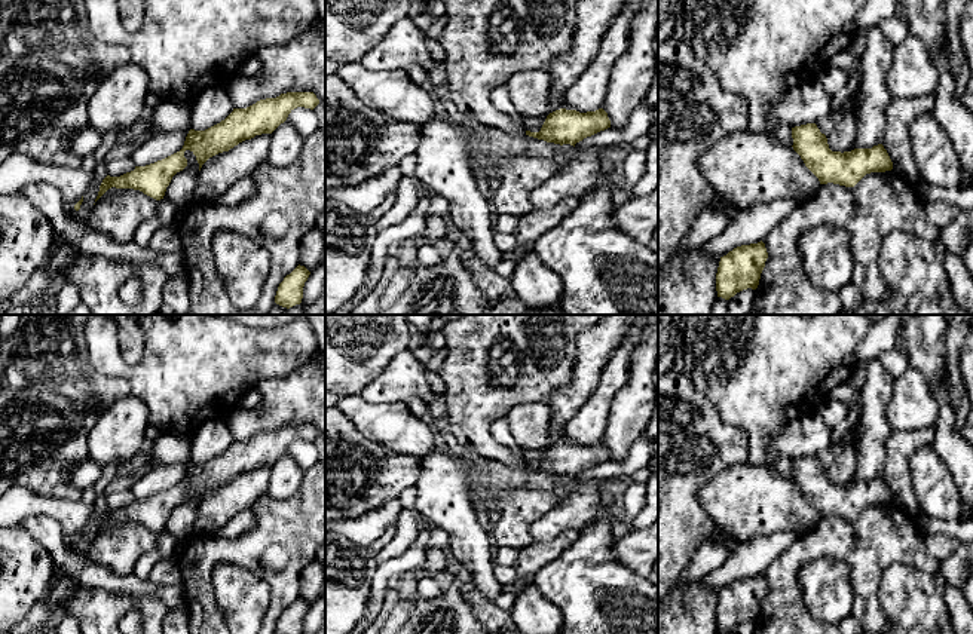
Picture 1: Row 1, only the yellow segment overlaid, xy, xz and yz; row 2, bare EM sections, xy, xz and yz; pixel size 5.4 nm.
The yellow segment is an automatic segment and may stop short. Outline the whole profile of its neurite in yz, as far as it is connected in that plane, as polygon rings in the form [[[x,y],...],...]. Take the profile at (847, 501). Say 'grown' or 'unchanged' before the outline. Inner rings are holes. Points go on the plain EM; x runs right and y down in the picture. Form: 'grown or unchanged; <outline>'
unchanged; [[[816,456],[792,460],[793,483],[820,517],[854,520],[866,506],[893,502],[893,494],[882,477],[872,481],[832,484],[827,471]]]

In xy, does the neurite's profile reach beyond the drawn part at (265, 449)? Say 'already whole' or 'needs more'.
already whole

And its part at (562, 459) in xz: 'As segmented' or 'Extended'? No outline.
As segmented

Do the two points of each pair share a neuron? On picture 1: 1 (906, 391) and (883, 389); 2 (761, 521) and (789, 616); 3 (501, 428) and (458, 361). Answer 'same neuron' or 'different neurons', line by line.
1: different neurons
2: different neurons
3: different neurons

